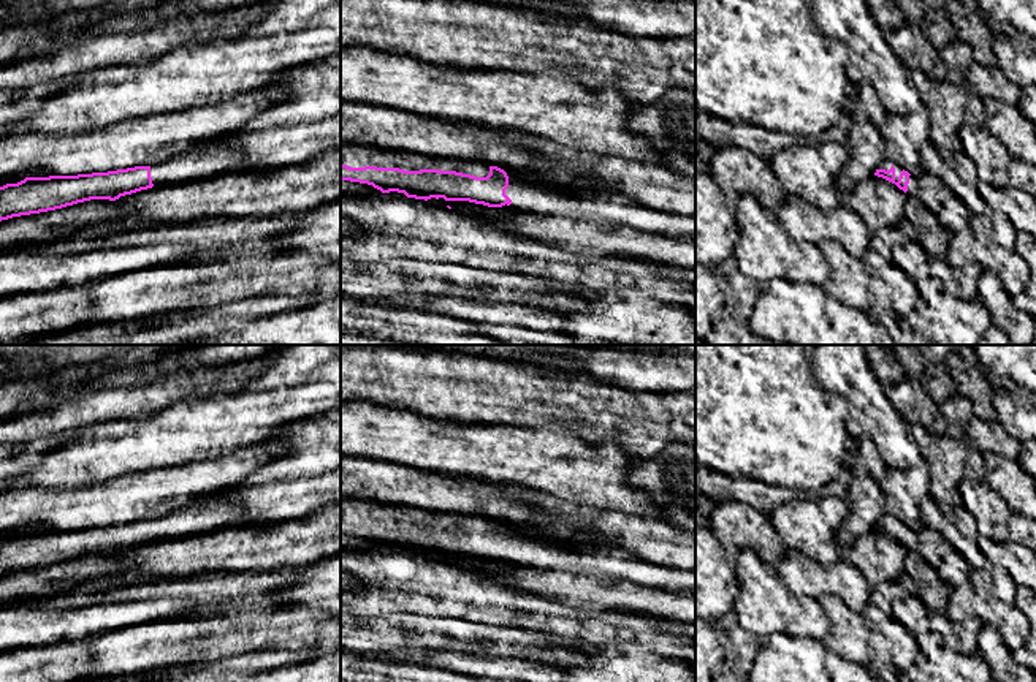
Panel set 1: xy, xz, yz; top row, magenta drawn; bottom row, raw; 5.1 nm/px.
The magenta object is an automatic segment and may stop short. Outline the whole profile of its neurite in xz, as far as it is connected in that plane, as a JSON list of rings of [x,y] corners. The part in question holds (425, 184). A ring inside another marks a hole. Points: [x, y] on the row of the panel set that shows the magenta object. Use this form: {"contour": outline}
{"contour": [[[341,144],[341,180],[407,198],[469,201],[515,212],[513,231],[575,253],[623,255],[695,269],[695,241],[581,217],[583,199],[512,179],[485,161],[440,160],[402,150]]]}

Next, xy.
{"contour": [[[208,146],[171,155],[152,166],[78,176],[25,177],[0,187],[0,222],[13,217],[62,209],[90,199],[116,201],[160,185],[201,180],[228,172],[214,157],[236,153],[228,147]]]}

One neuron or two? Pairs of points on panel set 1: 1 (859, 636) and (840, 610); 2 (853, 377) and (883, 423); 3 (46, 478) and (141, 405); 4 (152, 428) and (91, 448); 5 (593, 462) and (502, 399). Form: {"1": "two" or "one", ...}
{"1": "one", "2": "one", "3": "two", "4": "one", "5": "two"}

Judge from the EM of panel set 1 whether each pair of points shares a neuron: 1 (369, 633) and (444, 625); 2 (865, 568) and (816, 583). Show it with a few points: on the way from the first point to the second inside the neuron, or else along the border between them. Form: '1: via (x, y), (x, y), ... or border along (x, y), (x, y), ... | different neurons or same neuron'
1: via (388, 636), (417, 635), (425, 627) | same neuron
2: border along (841, 559), (849, 562), (873, 587) | different neurons

